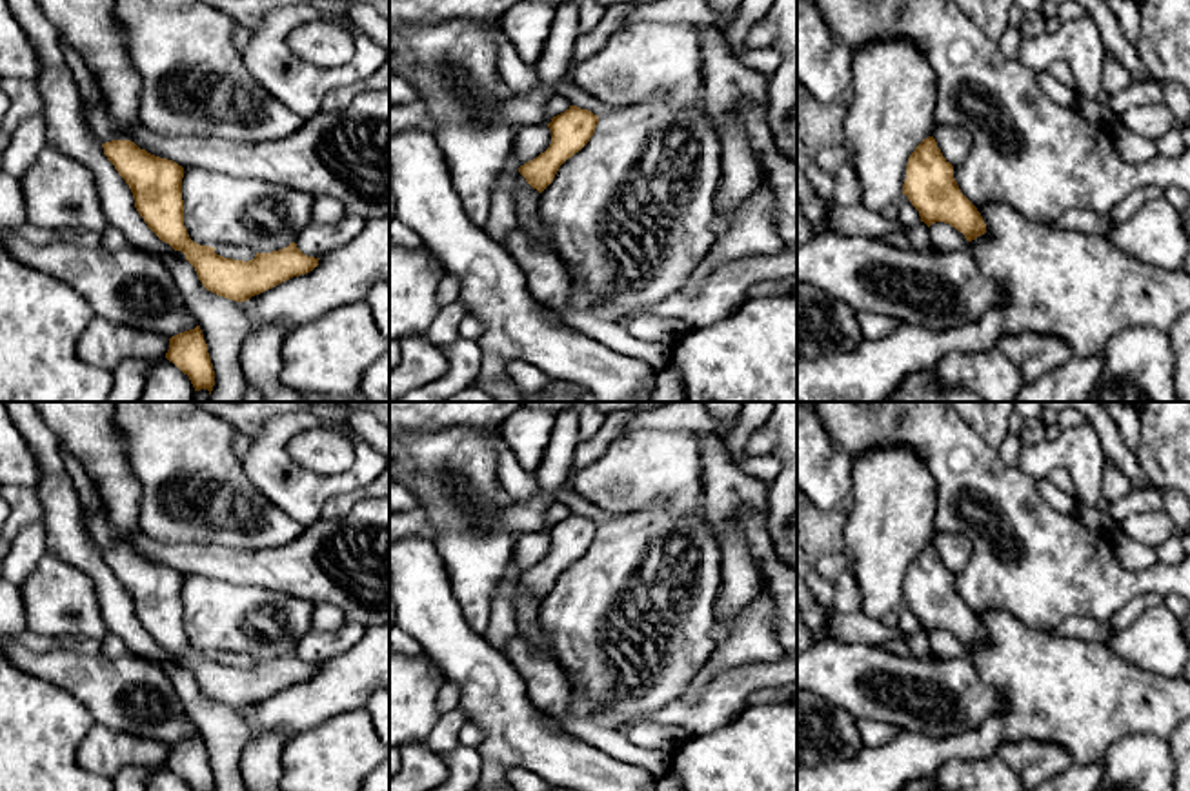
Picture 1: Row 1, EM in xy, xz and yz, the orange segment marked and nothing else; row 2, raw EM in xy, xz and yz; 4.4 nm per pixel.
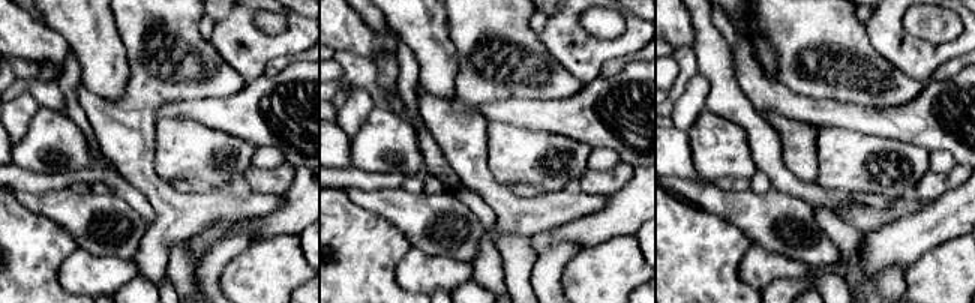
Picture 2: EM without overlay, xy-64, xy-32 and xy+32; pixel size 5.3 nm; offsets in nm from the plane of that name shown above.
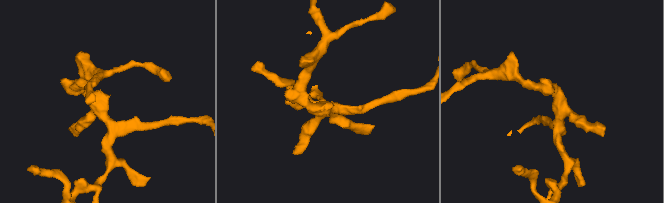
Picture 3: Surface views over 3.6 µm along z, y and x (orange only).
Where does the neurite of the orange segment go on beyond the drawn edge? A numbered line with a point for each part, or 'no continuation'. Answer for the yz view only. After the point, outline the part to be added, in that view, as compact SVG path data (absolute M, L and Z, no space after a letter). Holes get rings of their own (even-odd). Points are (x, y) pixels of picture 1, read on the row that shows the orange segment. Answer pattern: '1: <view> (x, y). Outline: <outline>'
1: yz (1043, 159). Outline: M813 0L832 36L853 53L872 42L910 40L930 62L937 82L933 125L957 125L972 135L968 156L953 167L961 193L975 205L1003 202L1026 218L1055 222L1070 209L1092 209L1103 216L1139 187L1181 187L1190 195L1190 147L1177 156L1157 155L1145 164L1124 162L1112 131L1081 118L1072 107L1055 104L1041 87L1039 75L1021 60L1008 58L999 42L988 38L955 0Z

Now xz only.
1: xz (526, 199). Outline: M519 171L511 182L511 196L515 202L517 227L537 245L555 253L550 229L539 213L540 193L533 189Z

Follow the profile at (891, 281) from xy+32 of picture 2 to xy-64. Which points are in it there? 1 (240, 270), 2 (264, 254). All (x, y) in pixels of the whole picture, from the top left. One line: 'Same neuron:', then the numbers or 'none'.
Same neuron: none

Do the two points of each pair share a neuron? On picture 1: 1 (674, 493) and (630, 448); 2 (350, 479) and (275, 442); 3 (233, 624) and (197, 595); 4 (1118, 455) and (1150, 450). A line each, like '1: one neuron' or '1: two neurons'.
1: one neuron
2: one neuron
3: one neuron
4: two neurons

